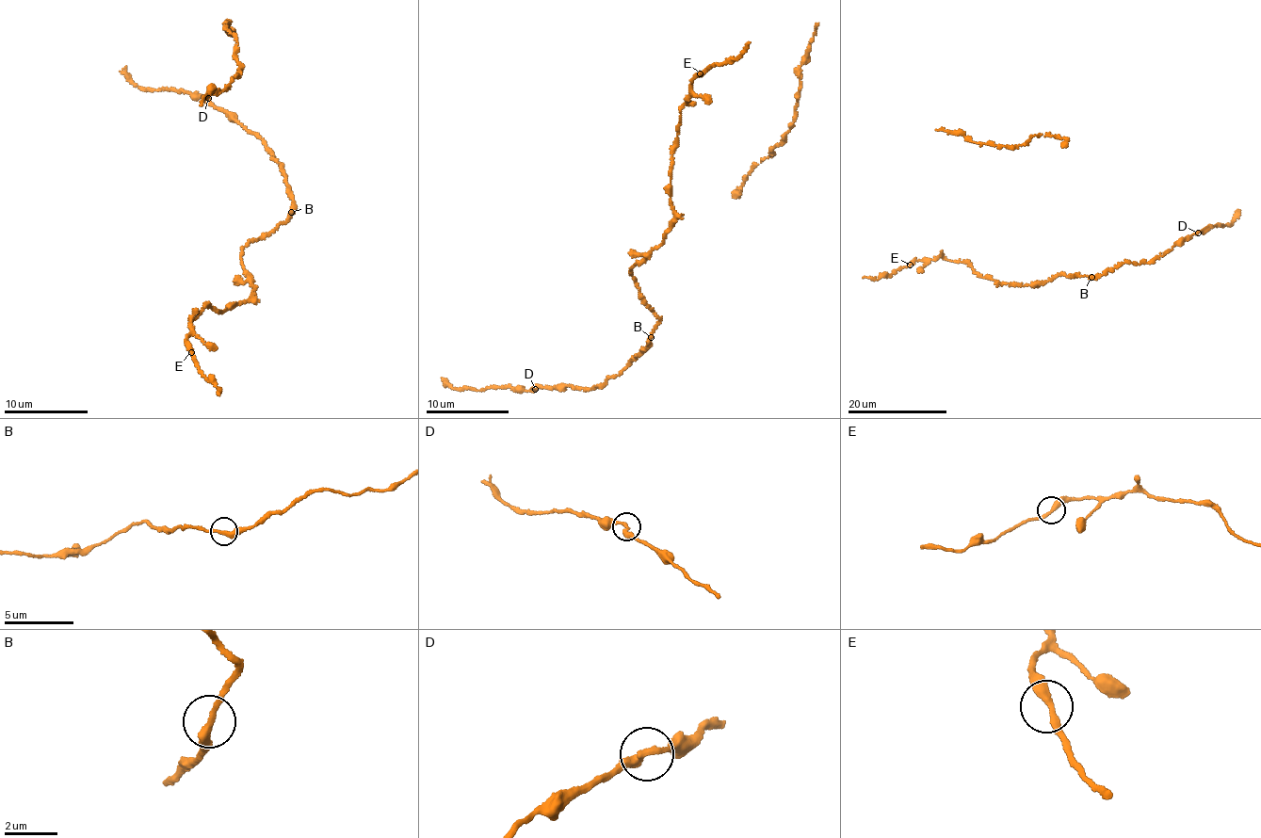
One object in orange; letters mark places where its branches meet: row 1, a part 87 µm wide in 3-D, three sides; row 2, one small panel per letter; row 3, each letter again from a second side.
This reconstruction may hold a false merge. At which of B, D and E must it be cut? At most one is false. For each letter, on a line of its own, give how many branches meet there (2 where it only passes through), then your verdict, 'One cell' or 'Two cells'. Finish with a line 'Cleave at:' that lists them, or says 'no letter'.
B: Branches: 2. One cell
D: Branches: 2. One cell
E: Branches: 2. One cell
Cleave at: no letter

